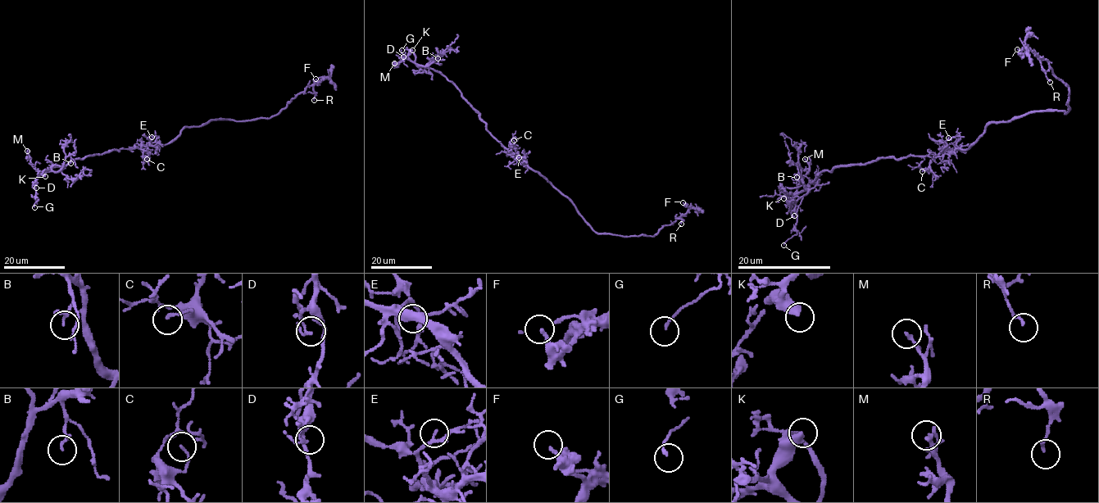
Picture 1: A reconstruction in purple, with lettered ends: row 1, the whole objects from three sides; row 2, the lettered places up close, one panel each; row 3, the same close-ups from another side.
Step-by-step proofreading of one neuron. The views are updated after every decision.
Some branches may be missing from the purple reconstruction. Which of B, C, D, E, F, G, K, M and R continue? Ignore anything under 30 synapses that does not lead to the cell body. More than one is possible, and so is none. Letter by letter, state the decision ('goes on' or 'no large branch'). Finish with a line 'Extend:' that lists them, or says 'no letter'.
B: no large branch
C: no large branch
D: no large branch
E: no large branch
F: no large branch
G: no large branch
K: goes on
M: no large branch
R: no large branch
Extend: K

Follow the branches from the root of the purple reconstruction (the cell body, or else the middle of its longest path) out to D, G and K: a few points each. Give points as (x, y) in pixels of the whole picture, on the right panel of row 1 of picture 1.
D: (970, 146), (936, 155), (877, 157), (823, 170), (795, 196), (794, 215)
G: (970, 146), (936, 155), (877, 157), (823, 170), (795, 196), (797, 233), (783, 245)
K: (970, 146), (936, 155), (841, 165), (823, 170), (806, 189), (783, 198)

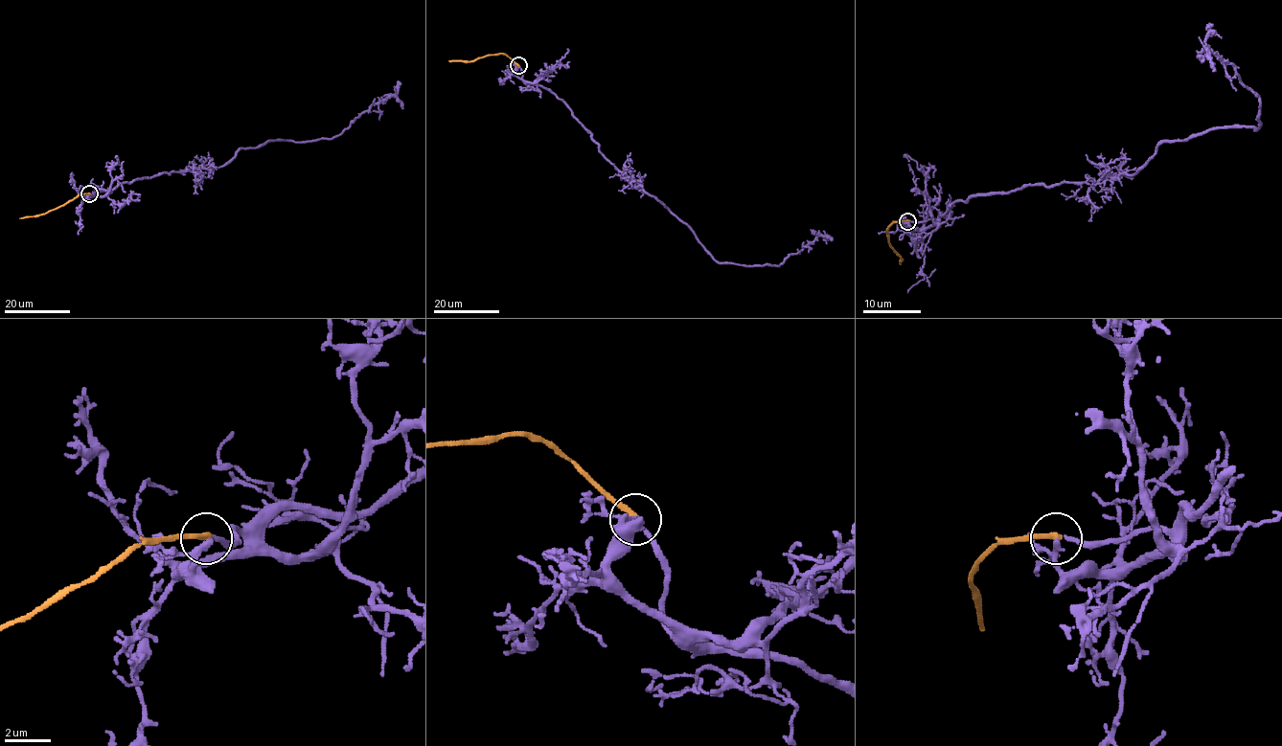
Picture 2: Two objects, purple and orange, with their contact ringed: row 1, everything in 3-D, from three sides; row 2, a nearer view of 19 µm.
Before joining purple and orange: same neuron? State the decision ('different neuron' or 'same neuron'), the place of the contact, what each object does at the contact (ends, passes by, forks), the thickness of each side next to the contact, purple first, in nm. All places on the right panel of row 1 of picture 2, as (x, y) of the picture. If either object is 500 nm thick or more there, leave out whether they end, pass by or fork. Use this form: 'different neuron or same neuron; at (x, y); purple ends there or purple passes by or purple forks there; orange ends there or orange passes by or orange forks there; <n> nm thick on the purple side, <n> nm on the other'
same neuron; at (907, 221); purple forks there; orange ends there; 200 nm thick on the purple side, 300 nm on the other

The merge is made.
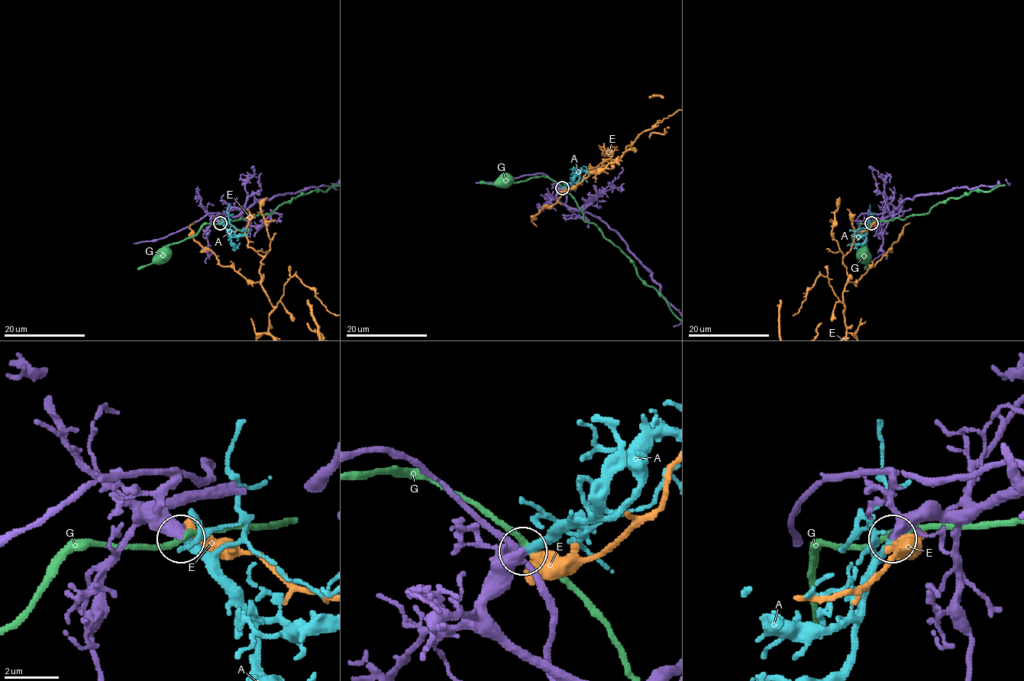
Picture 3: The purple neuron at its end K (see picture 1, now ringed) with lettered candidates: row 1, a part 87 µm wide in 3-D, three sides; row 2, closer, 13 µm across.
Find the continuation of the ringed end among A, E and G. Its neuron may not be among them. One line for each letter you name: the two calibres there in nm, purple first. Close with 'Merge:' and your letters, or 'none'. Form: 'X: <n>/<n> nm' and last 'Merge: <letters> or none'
A: 460/320 nm
Merge: A

